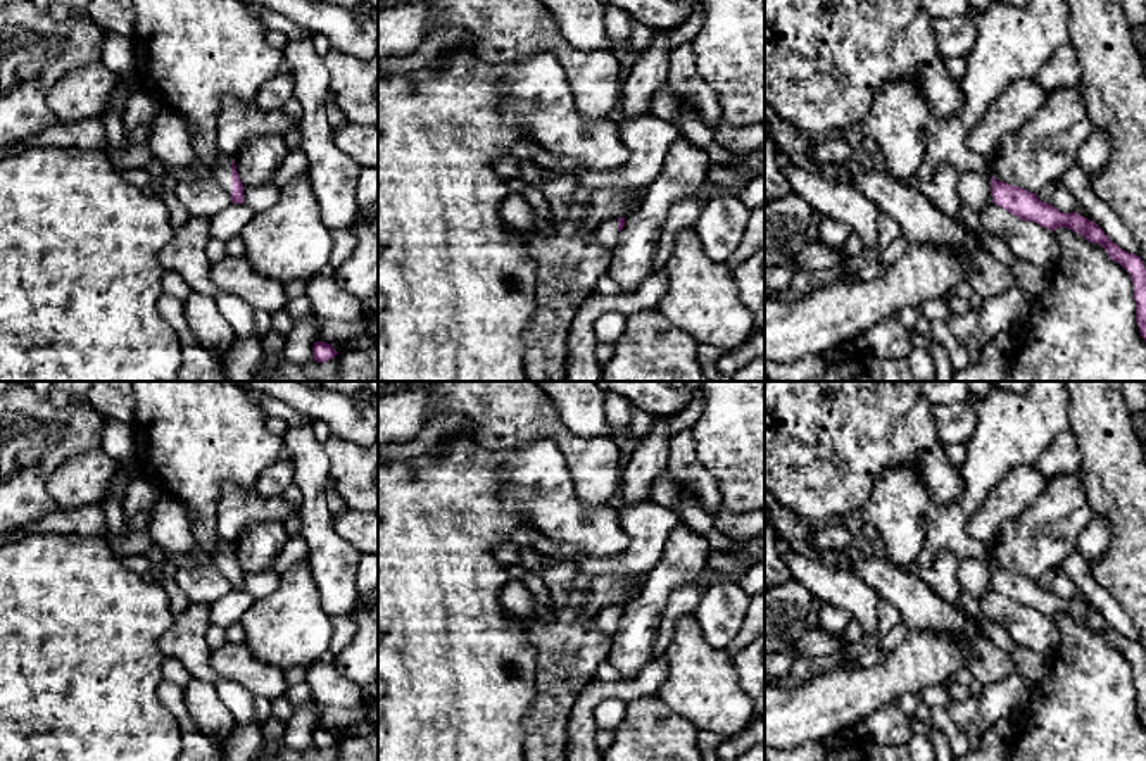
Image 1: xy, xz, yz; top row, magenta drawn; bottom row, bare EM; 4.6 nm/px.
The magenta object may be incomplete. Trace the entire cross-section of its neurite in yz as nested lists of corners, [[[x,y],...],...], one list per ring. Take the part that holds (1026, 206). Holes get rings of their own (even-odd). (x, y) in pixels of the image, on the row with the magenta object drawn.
[[[994,176],[991,178],[991,195],[992,204],[1006,209],[1022,221],[1037,223],[1051,231],[1056,228],[1068,228],[1087,242],[1099,243],[1106,250],[1108,257],[1118,262],[1130,274],[1136,300],[1136,321],[1139,333],[1146,342],[1146,269],[1139,255],[1122,250],[1087,217],[1077,212],[1060,212],[1051,204],[1041,202],[1036,193],[998,181]]]

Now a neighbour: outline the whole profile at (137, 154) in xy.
[[[152,123],[148,126],[140,126],[131,133],[126,133],[124,148],[112,148],[105,143],[104,150],[110,164],[117,171],[147,169],[147,166],[155,159],[148,147],[150,131]]]

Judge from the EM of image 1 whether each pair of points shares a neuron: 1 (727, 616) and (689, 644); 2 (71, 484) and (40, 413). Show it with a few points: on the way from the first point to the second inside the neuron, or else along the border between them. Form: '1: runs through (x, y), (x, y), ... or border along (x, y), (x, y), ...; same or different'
1: border along (692, 615), (703, 635), (713, 646), (724, 649); different
2: border along (99, 446), (50, 475), (54, 504); different

